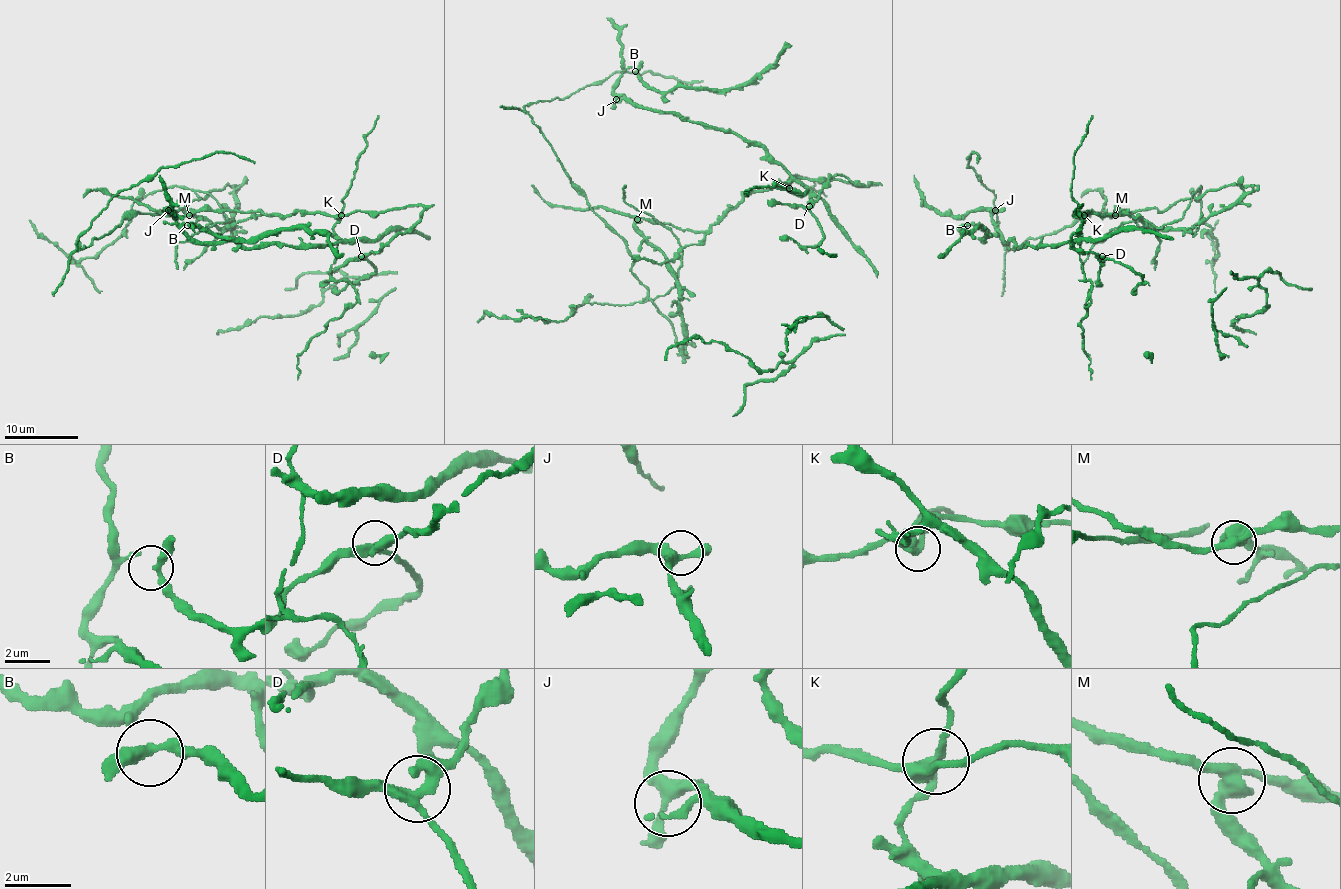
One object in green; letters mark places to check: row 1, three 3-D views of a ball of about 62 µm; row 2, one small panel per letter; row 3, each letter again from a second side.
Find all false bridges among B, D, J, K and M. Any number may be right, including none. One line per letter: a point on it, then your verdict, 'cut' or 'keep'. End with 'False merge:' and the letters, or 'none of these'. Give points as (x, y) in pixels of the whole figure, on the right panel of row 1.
B: (967, 225) | keep
D: (1102, 256) | keep
J: (995, 210) | keep
K: (1084, 215) | cut
M: (1115, 215) | cut
False merge: K, M

